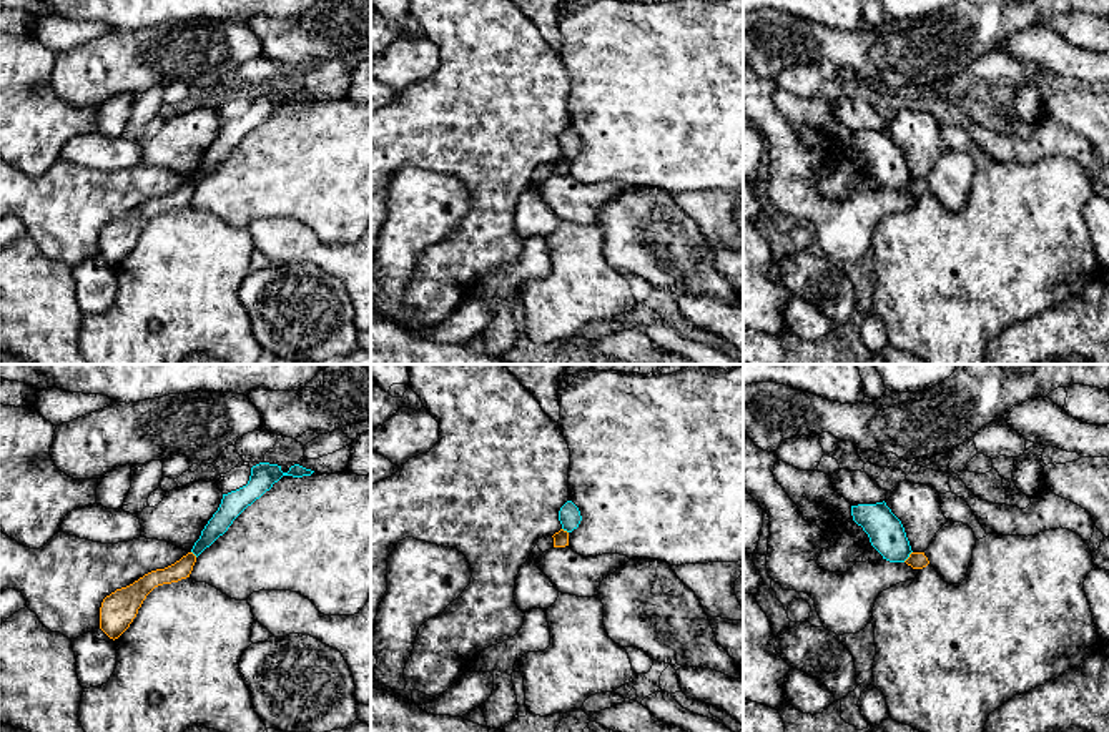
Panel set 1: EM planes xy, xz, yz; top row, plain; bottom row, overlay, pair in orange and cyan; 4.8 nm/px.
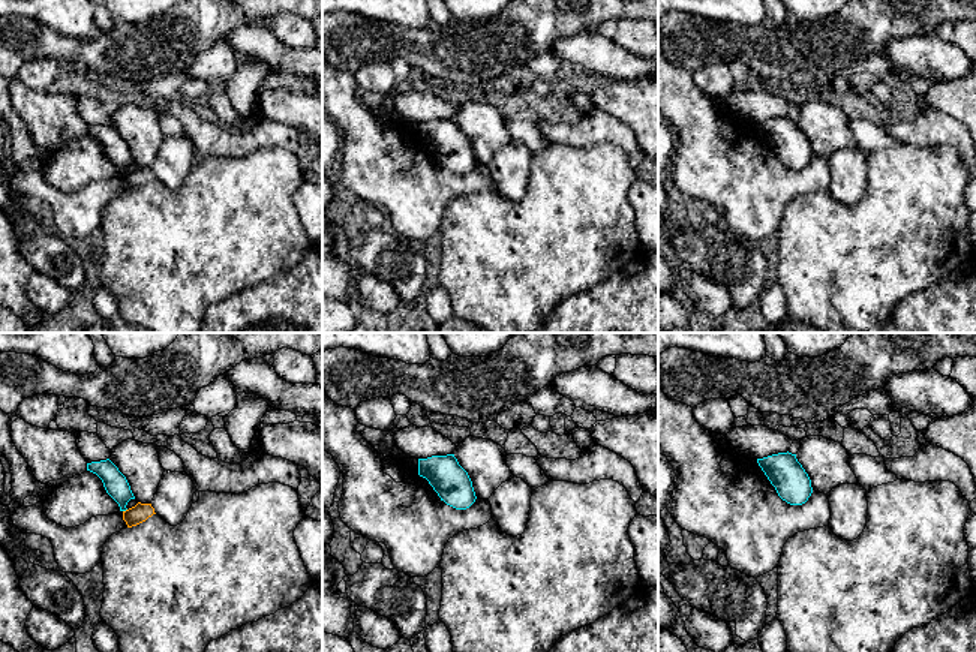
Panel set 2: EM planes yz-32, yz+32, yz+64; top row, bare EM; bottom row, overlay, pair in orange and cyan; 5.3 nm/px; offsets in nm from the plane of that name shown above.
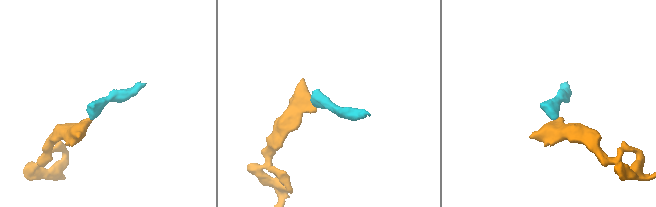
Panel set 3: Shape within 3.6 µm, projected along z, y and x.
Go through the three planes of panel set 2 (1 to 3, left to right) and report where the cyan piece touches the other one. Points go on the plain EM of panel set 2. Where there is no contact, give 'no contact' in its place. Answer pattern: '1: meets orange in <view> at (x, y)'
1: meets orange in yz-32 at (126, 174)
2: no contact
3: no contact

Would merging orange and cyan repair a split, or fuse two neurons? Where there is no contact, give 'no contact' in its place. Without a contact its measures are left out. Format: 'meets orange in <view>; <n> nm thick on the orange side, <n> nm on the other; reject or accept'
meets orange in yz; 80 nm thick on the orange side, 180 nm on the other; reject

